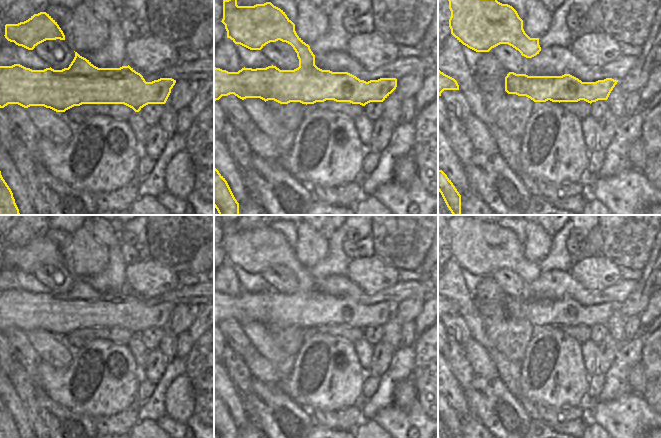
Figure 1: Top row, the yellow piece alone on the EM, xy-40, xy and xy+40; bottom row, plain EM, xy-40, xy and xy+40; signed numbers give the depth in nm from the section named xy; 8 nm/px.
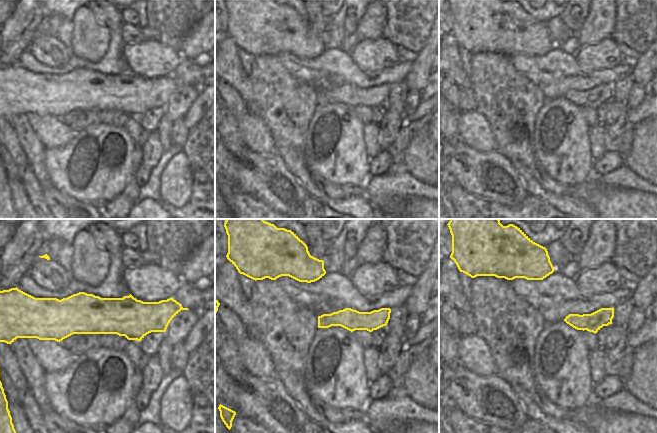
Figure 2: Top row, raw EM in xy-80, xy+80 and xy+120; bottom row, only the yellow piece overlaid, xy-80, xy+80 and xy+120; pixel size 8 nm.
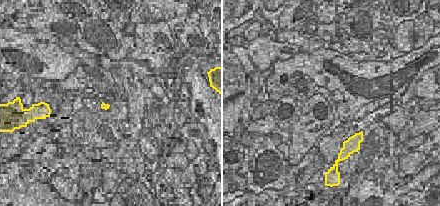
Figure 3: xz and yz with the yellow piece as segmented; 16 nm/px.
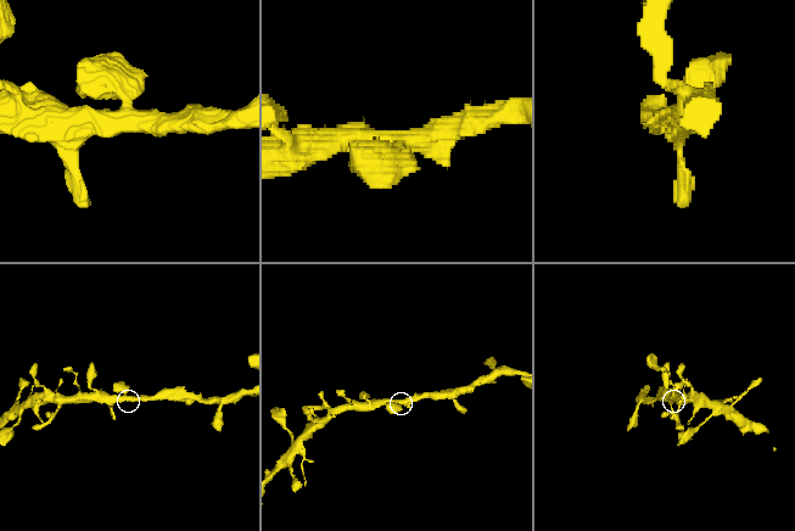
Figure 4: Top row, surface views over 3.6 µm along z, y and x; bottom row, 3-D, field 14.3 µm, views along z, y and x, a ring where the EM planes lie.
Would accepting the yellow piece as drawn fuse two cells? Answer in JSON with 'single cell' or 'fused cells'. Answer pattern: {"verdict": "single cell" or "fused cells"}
{"verdict": "single cell"}

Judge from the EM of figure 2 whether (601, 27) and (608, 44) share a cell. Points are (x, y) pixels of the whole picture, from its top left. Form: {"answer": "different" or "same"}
{"answer": "different"}

